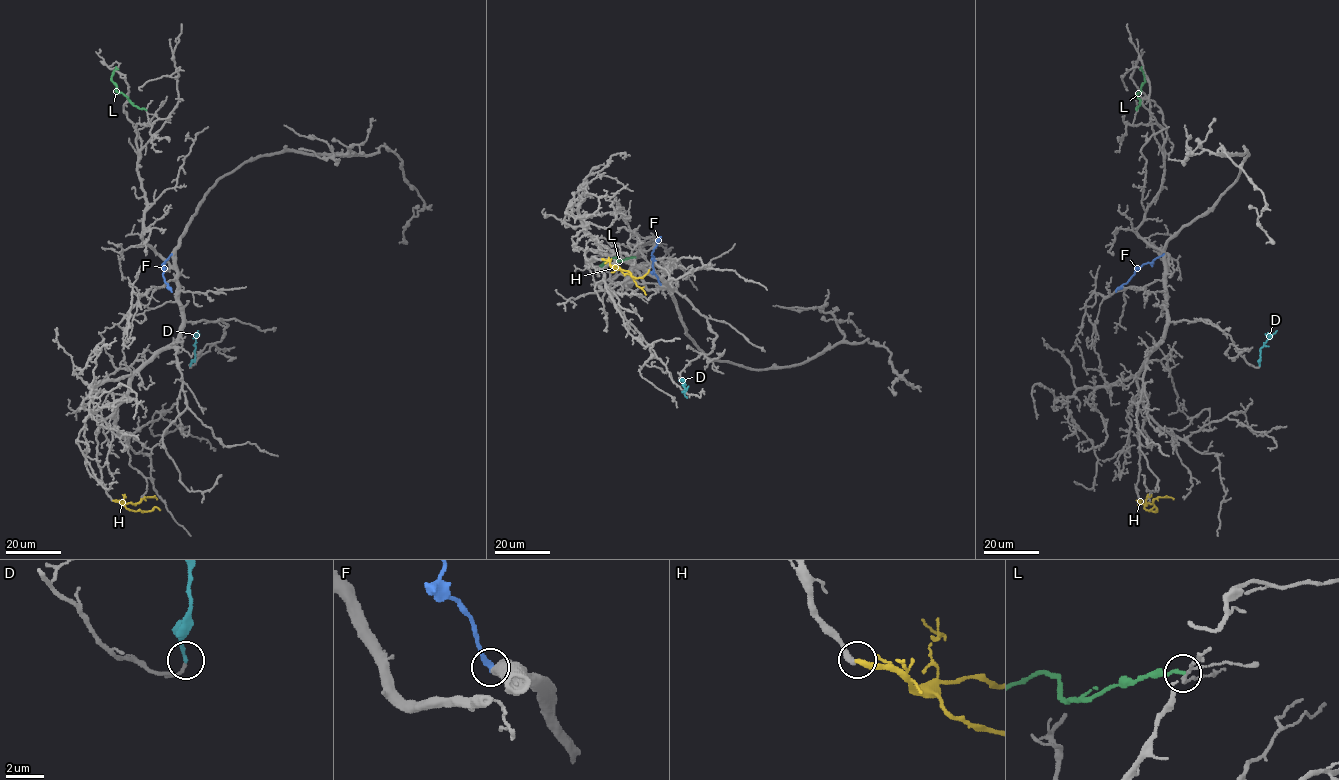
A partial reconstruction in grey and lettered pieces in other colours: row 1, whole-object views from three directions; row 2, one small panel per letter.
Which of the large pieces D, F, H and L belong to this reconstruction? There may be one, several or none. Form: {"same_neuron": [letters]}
{"same_neuron": ["D", "H"]}

